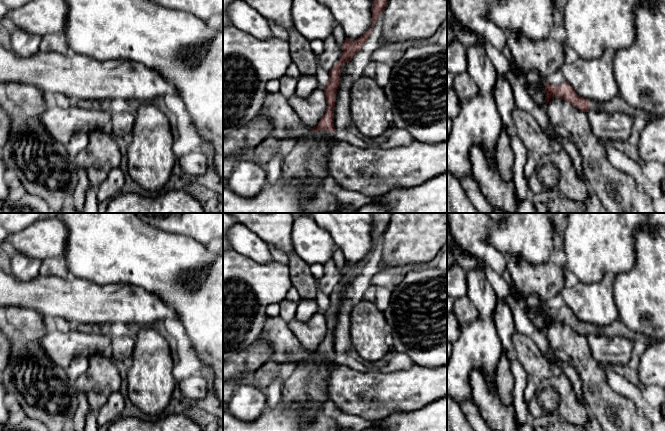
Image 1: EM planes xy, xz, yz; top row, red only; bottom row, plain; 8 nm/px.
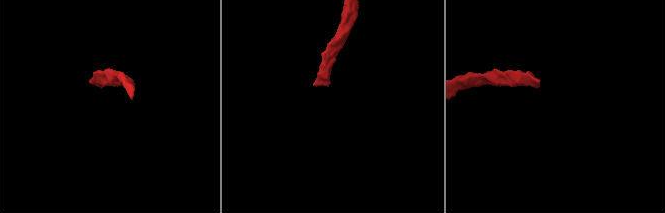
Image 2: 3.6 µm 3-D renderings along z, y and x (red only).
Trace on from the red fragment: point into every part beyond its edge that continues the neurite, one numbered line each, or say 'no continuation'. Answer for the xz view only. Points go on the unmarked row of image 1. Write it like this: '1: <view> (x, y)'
1: xz (306, 382)

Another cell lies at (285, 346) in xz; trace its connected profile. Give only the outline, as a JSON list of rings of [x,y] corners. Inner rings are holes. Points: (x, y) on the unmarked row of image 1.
[[[267,316],[259,339],[265,339],[271,345],[271,360],[278,366],[289,362],[293,367],[315,356],[301,346],[296,336],[289,329],[287,322],[279,316]]]

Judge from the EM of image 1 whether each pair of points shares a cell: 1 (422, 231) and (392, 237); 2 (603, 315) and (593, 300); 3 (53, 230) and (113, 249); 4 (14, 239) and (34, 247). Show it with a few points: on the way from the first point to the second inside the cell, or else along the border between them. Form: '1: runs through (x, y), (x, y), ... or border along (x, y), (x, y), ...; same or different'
1: runs through (415, 234), (411, 237), (399, 237); same
2: runs through (601, 311), (594, 304); same
3: border along (64, 223), (67, 229), (67, 241), (62, 256); different
4: runs through (19, 240), (29, 242); same

